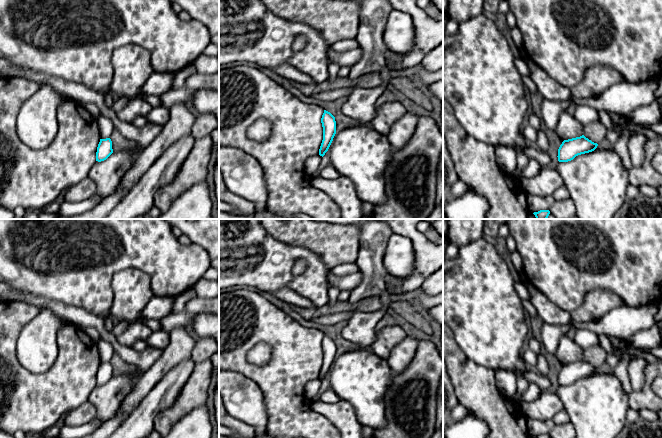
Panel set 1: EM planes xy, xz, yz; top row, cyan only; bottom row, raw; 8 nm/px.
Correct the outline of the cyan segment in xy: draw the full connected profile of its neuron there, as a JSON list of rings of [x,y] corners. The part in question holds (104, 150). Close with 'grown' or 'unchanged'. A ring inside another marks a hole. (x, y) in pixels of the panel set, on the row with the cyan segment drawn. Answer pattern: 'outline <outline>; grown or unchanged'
outline [[[110,138],[100,139],[96,152],[96,161],[106,160],[113,153],[112,141]]]; unchanged

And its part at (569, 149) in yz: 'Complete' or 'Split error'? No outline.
Complete

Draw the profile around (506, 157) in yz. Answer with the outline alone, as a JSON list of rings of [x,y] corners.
[[[498,146],[495,148],[496,162],[507,174],[513,174],[517,169],[517,151],[515,148]]]

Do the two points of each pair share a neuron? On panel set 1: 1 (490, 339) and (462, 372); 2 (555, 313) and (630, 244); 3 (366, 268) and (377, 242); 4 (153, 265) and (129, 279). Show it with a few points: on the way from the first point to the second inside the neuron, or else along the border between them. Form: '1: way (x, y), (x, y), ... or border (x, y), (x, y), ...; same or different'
1: border (456, 343), (469, 359), (493, 370); different
2: border (542, 293), (569, 313); different
3: way (370, 262), (372, 248); same
4: border (119, 271), (142, 270), (149, 277), (152, 293); different

